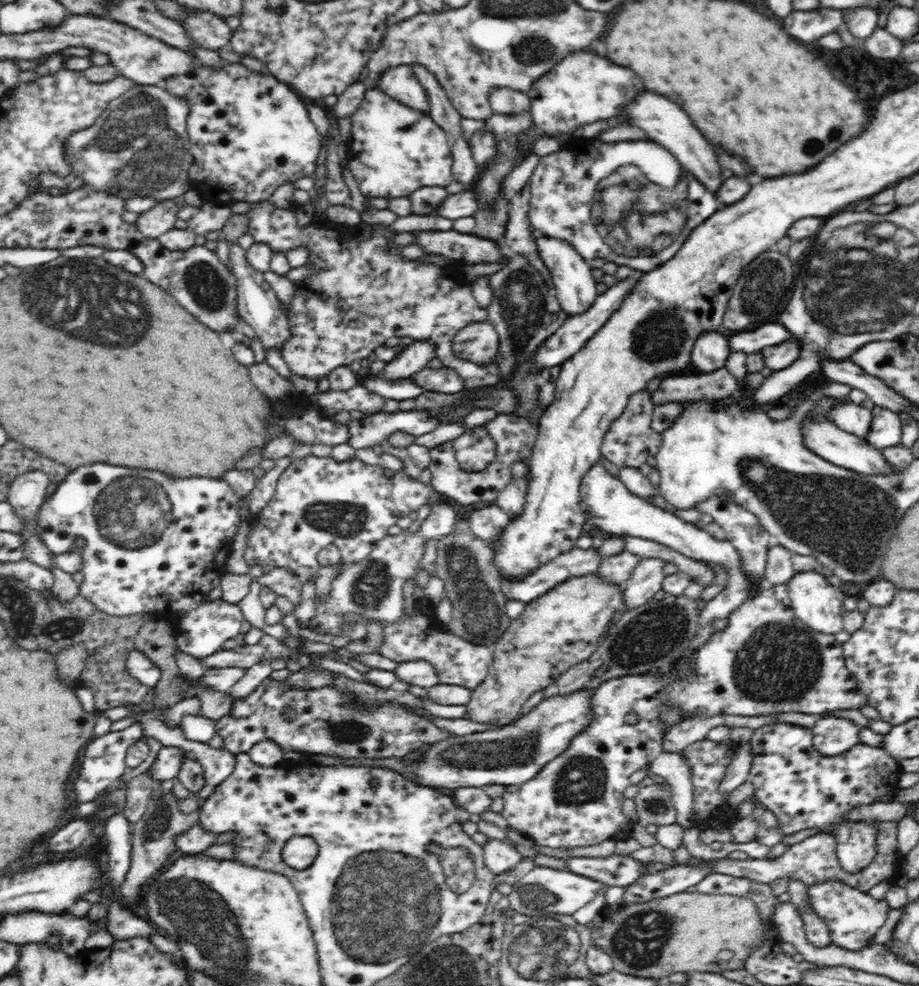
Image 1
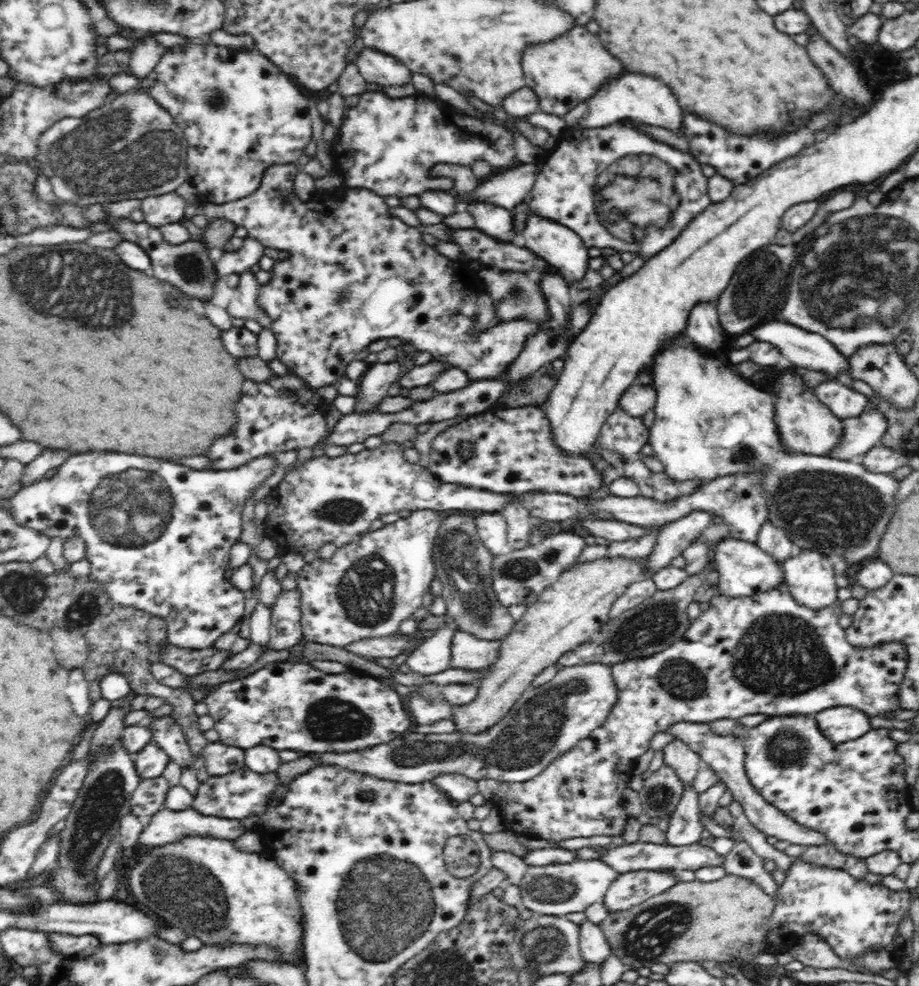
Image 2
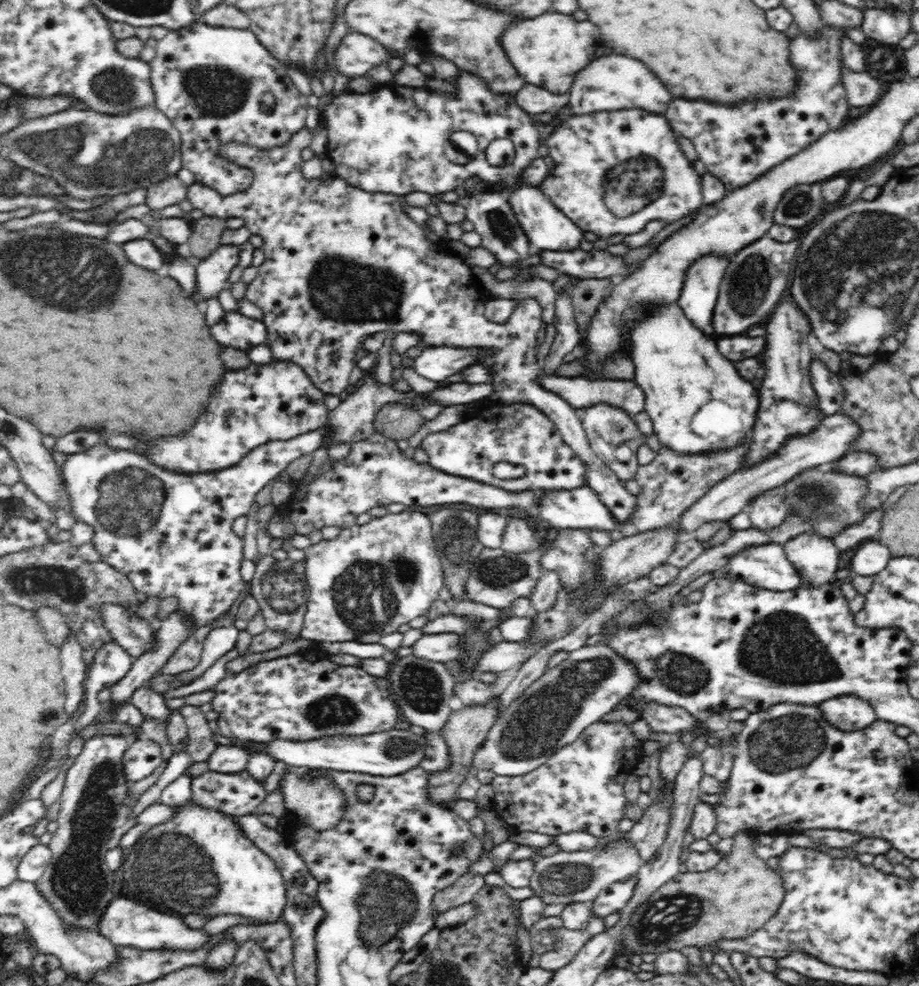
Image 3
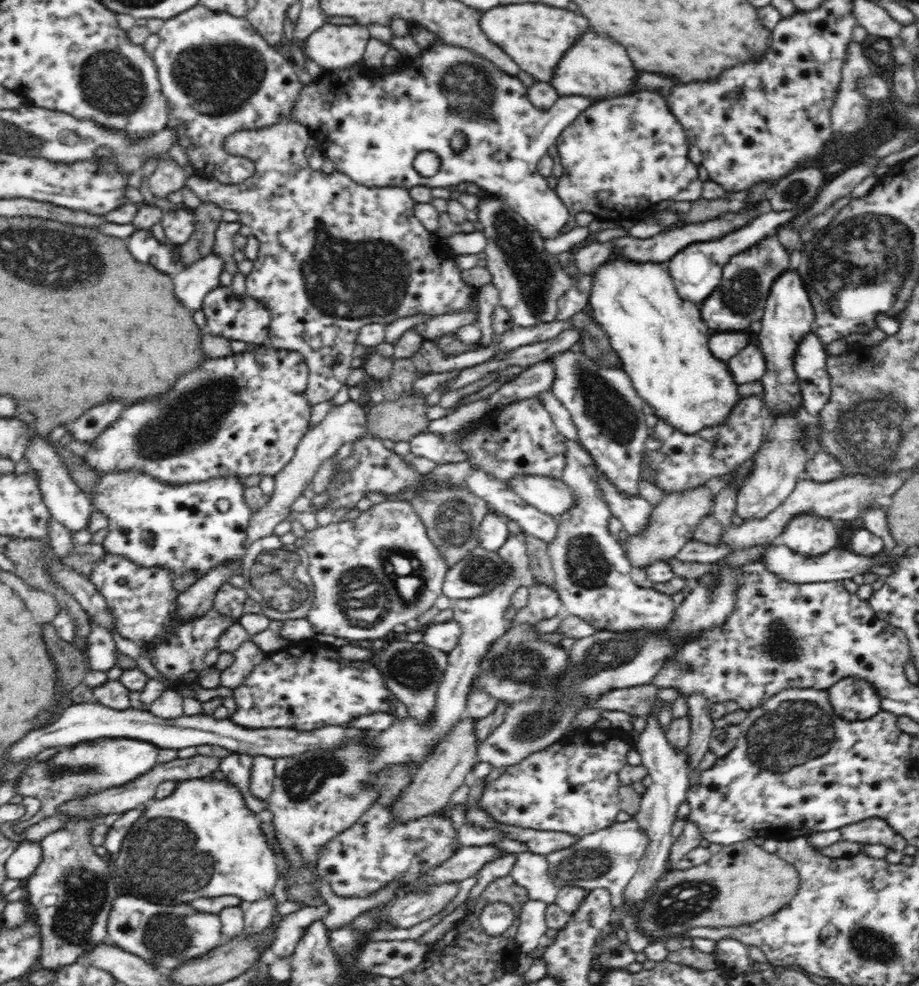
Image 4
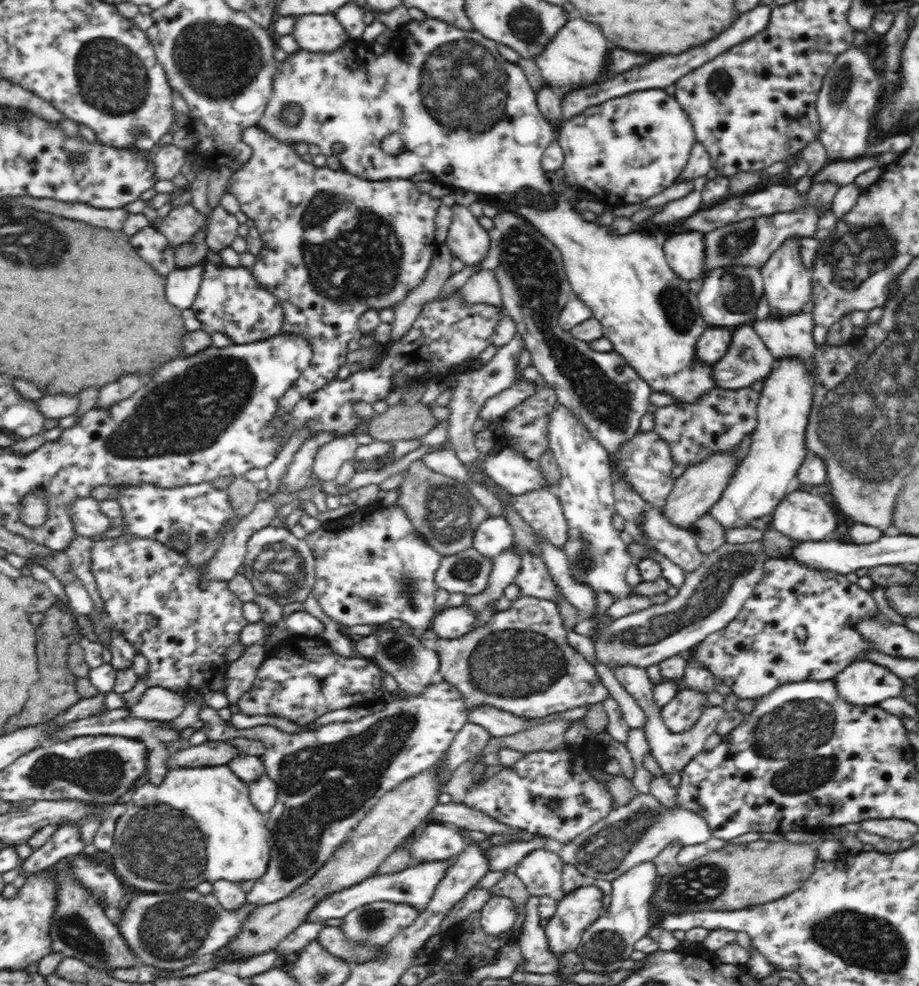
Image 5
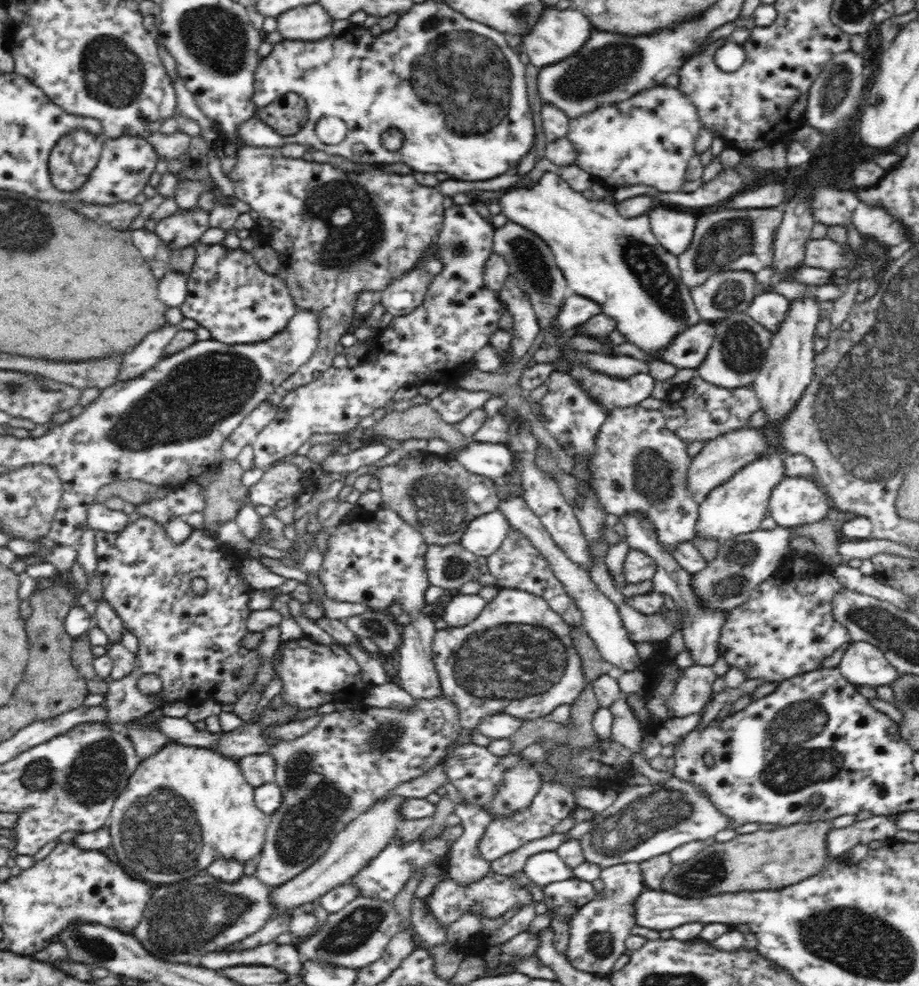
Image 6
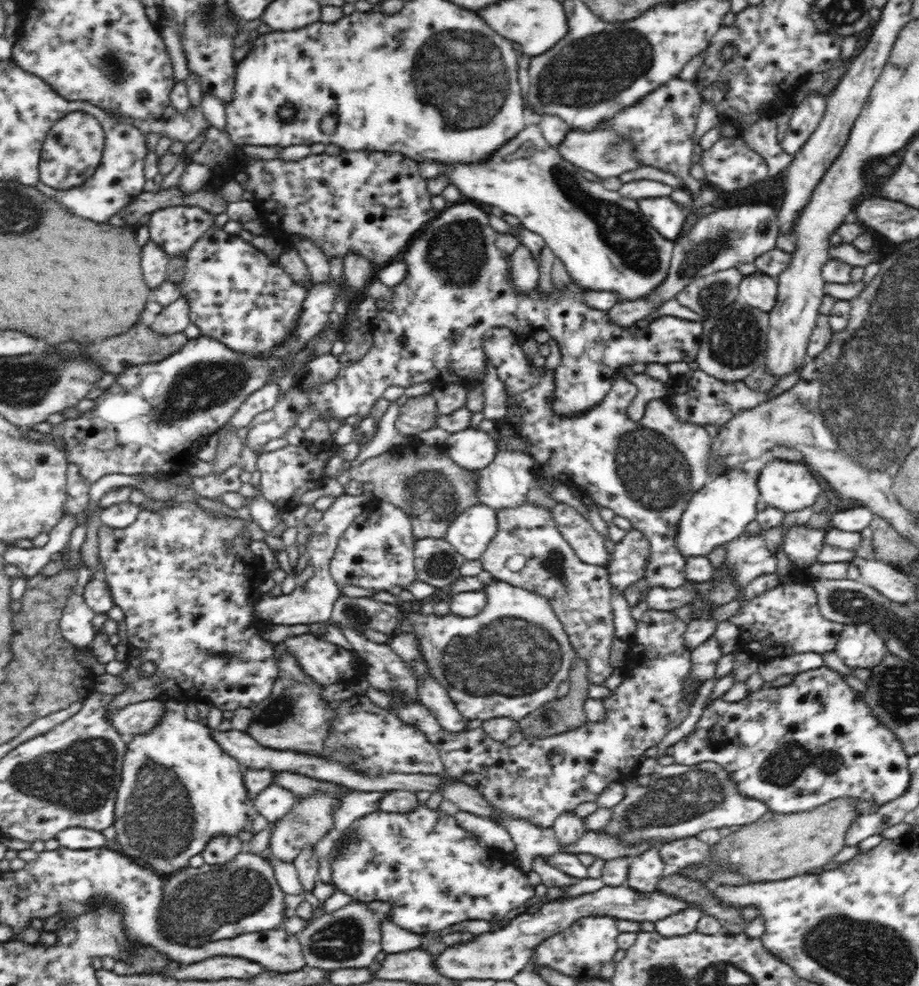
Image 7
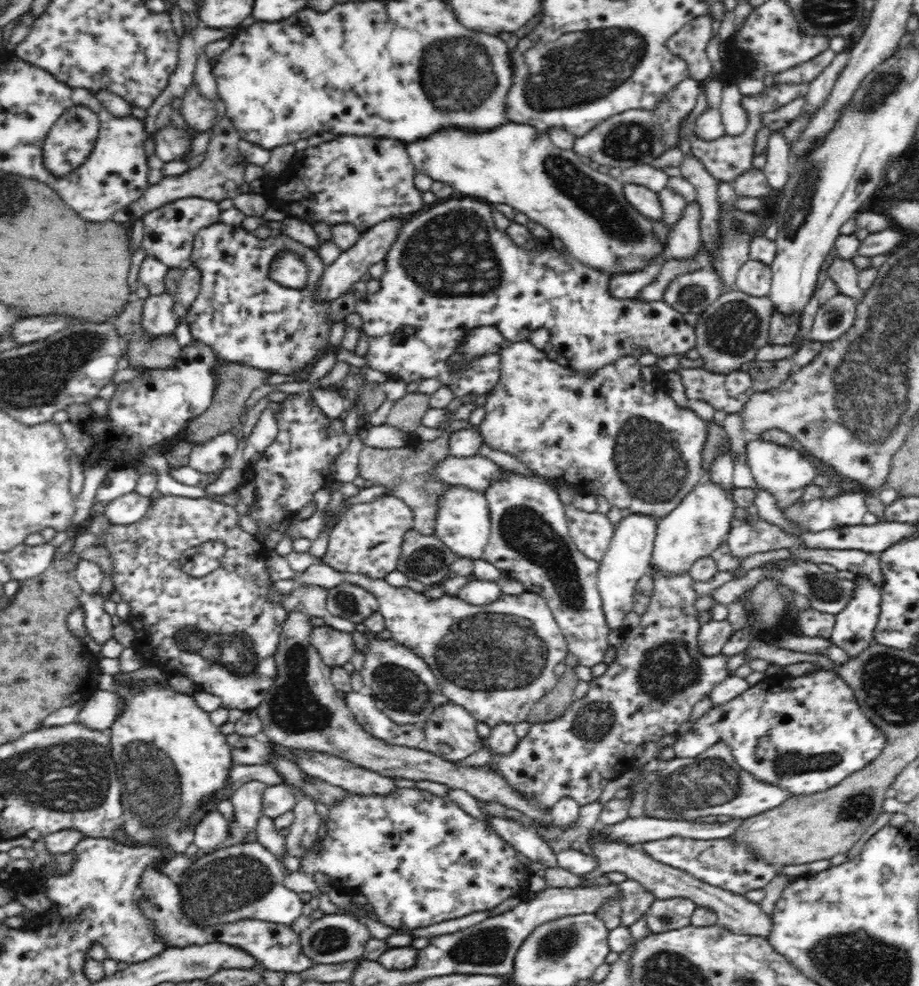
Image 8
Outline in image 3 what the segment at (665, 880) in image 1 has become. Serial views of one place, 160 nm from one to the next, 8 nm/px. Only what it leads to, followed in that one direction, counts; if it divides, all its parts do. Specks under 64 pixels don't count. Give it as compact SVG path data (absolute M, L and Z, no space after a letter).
M634 876L630 880L610 884L600 895L593 900L591 908L593 915L604 919L611 914L622 911L634 895L638 878Z

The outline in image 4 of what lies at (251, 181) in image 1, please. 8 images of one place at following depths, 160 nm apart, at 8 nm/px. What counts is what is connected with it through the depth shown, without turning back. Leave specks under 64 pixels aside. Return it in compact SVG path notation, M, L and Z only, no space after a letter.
M200 2L197 6L190 8L190 10L180 12L178 16L164 20L164 24L157 35L159 36L159 44L155 48L155 52L152 56L155 67L158 68L161 91L166 97L167 113L169 118L179 122L179 125L177 126L177 142L184 149L191 166L198 175L205 176L210 179L216 179L222 184L240 184L244 182L254 174L254 161L250 157L234 156L233 154L229 154L229 152L225 150L223 142L227 136L233 135L238 131L266 128L268 126L272 126L272 124L280 124L287 121L288 116L290 116L290 112L292 112L292 108L294 108L294 100L296 100L296 98L298 98L298 94L300 94L301 82L298 80L298 76L296 75L296 68L291 62L285 60L279 52L274 49L274 47L270 46L262 36L254 30L254 27L245 19L245 17L236 18L227 12L214 12L209 8L202 6Z

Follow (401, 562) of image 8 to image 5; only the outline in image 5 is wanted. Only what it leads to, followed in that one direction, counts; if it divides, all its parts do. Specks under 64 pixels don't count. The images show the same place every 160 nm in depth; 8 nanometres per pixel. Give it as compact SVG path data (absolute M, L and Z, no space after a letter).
M471 547L456 555L442 556L434 580L449 593L477 595L487 587L491 567L491 560Z

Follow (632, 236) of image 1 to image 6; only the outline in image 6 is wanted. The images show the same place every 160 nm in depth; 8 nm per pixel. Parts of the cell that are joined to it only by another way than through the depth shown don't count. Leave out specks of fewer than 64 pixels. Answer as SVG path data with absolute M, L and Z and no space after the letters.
M664 84L637 92L622 102L604 105L571 119L567 130L568 140L576 149L574 164L588 172L593 180L598 180L614 188L644 184L652 186L658 192L678 192L684 186L684 172L690 158L694 156L694 143L700 132L701 121L697 108L686 98L680 88L667 87Z

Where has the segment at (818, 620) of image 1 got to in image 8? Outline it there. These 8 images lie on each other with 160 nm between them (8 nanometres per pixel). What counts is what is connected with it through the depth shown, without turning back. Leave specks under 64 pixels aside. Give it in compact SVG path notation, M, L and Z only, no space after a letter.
M761 438L748 442L746 453L747 462L756 485L772 495L778 494L778 492L789 493L792 490L808 487L818 475L817 469L812 466L811 458L799 448L794 449L785 445L778 445Z

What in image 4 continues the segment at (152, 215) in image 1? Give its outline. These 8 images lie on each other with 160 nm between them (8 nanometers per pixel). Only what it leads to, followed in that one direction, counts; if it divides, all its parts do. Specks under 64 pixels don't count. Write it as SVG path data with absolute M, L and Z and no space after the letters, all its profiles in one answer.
M167 156L158 161L155 171L149 176L149 190L156 198L167 198L172 192L180 190L186 179L182 167Z

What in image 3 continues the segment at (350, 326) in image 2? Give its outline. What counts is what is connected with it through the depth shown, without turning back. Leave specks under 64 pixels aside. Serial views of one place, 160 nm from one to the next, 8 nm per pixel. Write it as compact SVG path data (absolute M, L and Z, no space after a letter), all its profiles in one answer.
M304 126L300 132L294 132L294 136L290 136L290 142L276 146L276 148L260 149L242 144L241 142L226 142L226 144L219 148L220 154L229 161L238 163L253 171L253 180L250 186L246 188L244 192L234 193L231 196L222 196L222 194L218 194L213 188L208 188L198 182L187 187L187 199L194 209L202 210L203 214L206 216L217 216L222 219L242 218L245 222L245 227L251 234L260 236L262 239L261 249L264 251L264 255L266 255L266 260L257 267L258 274L256 274L256 278L254 278L250 284L247 284L245 298L252 302L252 304L258 306L262 311L262 315L264 315L262 321L267 328L267 340L265 344L270 348L273 358L277 360L288 360L301 366L302 370L311 378L313 385L320 389L324 395L340 395L340 393L346 391L346 387L350 385L348 378L350 378L350 372L352 372L352 368L354 368L357 362L354 360L356 350L363 348L364 340L366 340L368 336L376 334L376 332L386 332L389 335L398 332L417 334L419 338L421 338L421 344L425 346L457 346L458 348L485 348L486 350L491 350L491 353L486 356L486 359L482 359L478 363L486 368L491 368L491 385L493 386L493 390L496 391L496 398L500 400L500 404L510 405L521 403L524 405L531 405L548 416L556 426L556 429L560 432L564 443L568 444L568 446L572 448L572 451L582 460L585 467L584 486L598 493L600 500L608 507L608 510L612 513L612 517L616 519L616 524L623 525L627 523L631 519L632 513L637 505L635 495L630 494L624 489L623 482L620 481L615 473L608 466L605 466L604 462L599 460L596 454L591 450L588 436L582 427L581 418L578 416L578 410L574 409L568 401L562 399L558 394L537 384L536 378L543 374L542 364L537 362L535 356L537 352L536 334L538 334L538 330L543 326L543 319L541 318L543 310L539 302L533 298L520 299L517 301L517 305L514 307L512 314L504 324L489 321L485 317L484 302L482 299L478 298L479 286L475 284L475 276L470 270L471 268L464 262L464 258L448 253L442 244L435 243L428 239L428 236L424 233L424 227L410 219L404 209L402 209L402 203L398 200L398 196L392 196L392 194L385 194L384 192L366 192L365 190L348 184L345 180L336 176L332 176L330 179L326 180L320 177L317 179L305 179L302 176L301 166L303 160L302 157L300 157L300 153L304 148L310 146L312 136L313 131L310 131L308 127Z

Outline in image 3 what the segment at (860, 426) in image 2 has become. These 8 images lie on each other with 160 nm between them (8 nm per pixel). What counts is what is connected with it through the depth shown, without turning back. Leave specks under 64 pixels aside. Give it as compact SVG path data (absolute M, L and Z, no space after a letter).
M844 414L825 416L823 422L807 436L791 437L781 447L776 455L767 458L754 467L740 468L736 473L729 475L725 480L718 482L708 490L702 498L699 498L686 512L682 513L677 523L677 529L682 534L688 534L700 528L704 522L712 520L729 521L732 516L742 512L750 499L754 499L764 490L781 488L791 479L803 474L810 468L820 467L827 463L840 461L847 453L851 452L851 445L861 436L861 429L852 418Z

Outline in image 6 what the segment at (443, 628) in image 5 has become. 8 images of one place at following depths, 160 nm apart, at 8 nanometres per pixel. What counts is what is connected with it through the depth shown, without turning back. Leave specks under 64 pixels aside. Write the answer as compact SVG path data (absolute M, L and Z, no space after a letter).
M452 593L443 608L443 619L446 621L446 626L458 628L458 626L470 624L486 605L486 601L479 594Z

